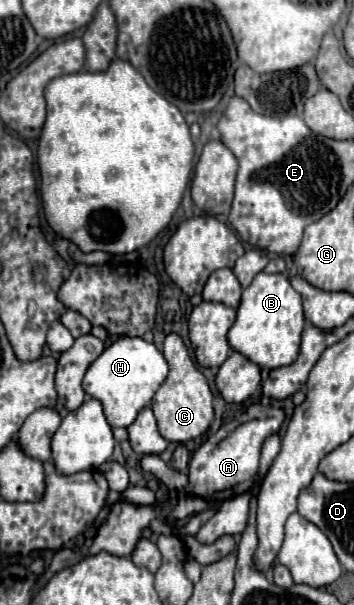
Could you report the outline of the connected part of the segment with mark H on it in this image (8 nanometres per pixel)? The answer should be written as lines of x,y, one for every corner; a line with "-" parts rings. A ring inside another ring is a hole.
120,337
88,367
82,387
90,397
102,403
110,427
128,427
138,411
150,405
166,375
168,363
154,343
148,343
142,337

